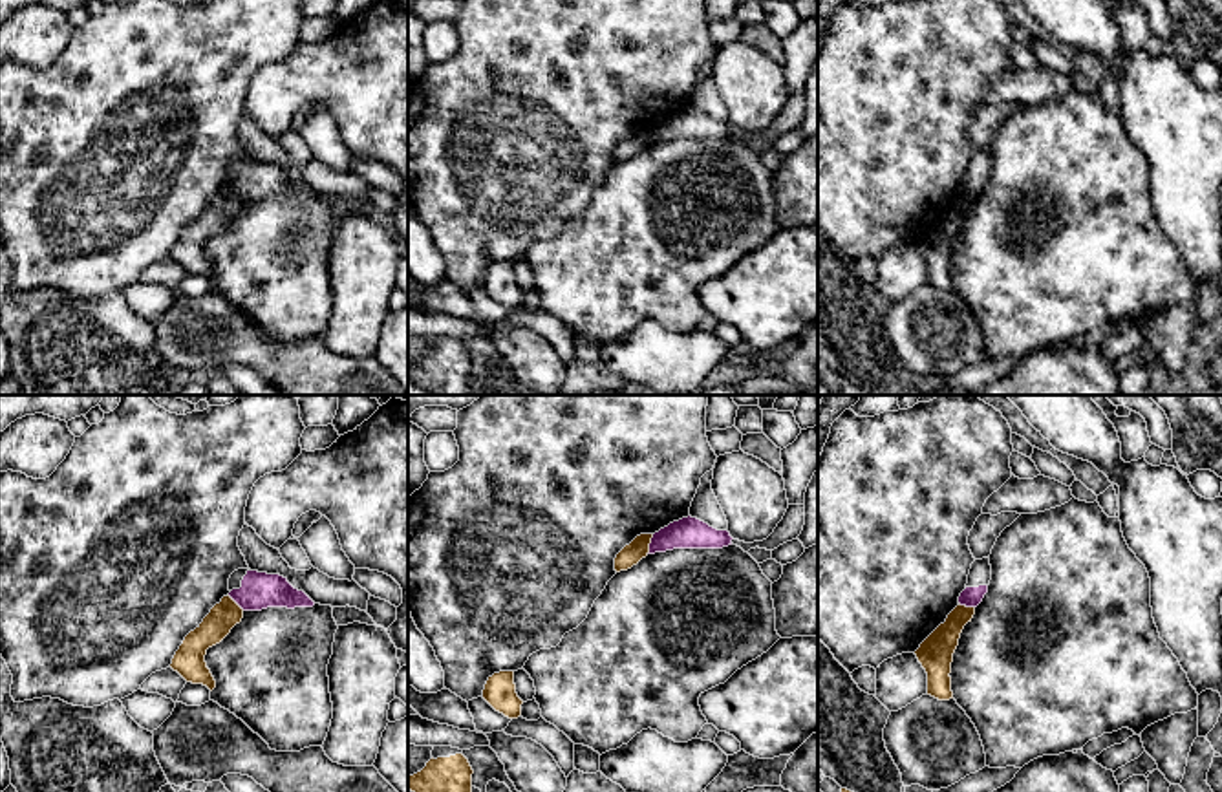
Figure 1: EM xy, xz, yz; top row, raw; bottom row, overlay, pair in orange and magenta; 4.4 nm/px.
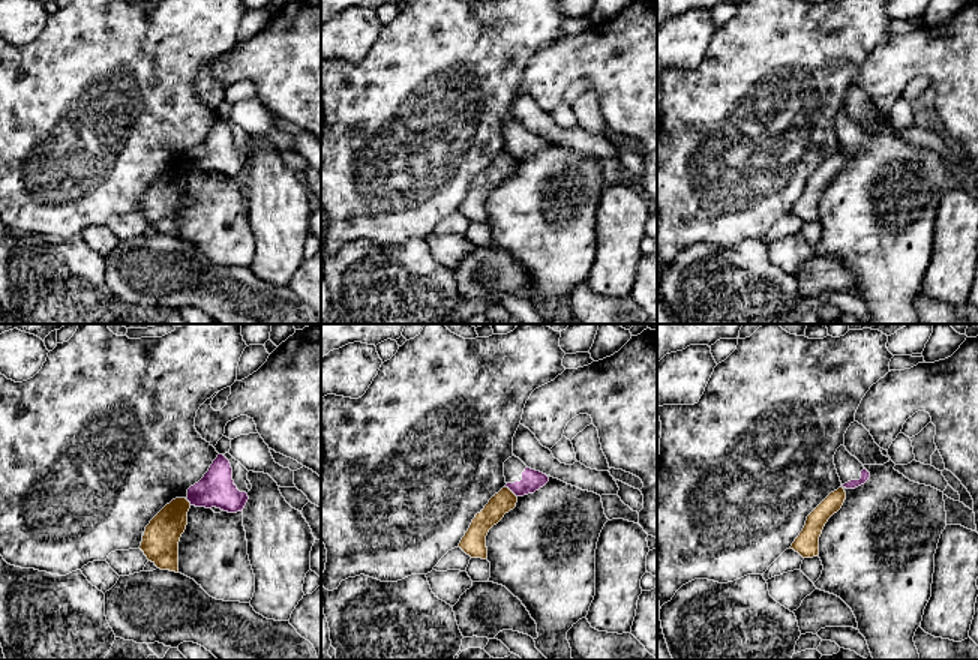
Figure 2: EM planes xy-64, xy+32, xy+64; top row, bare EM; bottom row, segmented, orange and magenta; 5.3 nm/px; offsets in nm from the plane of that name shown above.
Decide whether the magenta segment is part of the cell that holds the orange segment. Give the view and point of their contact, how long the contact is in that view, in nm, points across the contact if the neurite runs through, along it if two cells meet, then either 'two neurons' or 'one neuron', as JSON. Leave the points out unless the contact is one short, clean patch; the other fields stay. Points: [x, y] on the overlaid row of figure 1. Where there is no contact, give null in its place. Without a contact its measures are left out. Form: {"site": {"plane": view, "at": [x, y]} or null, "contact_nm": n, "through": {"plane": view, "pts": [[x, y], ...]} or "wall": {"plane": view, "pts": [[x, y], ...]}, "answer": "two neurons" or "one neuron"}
{"site": {"plane": "xz", "at": [650, 542]}, "contact_nm": 90, "wall": {"plane": "xz", "pts": [[653, 535], [646, 553]]}, "answer": "two neurons"}

